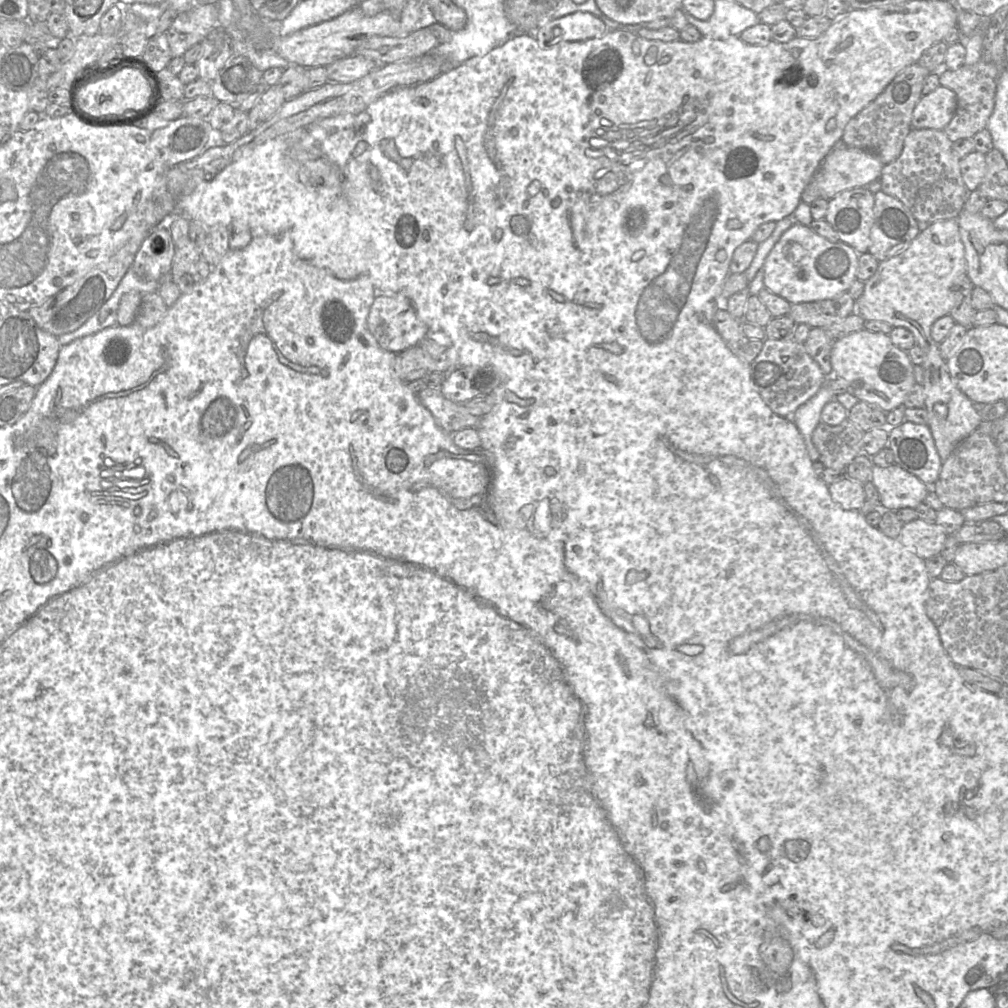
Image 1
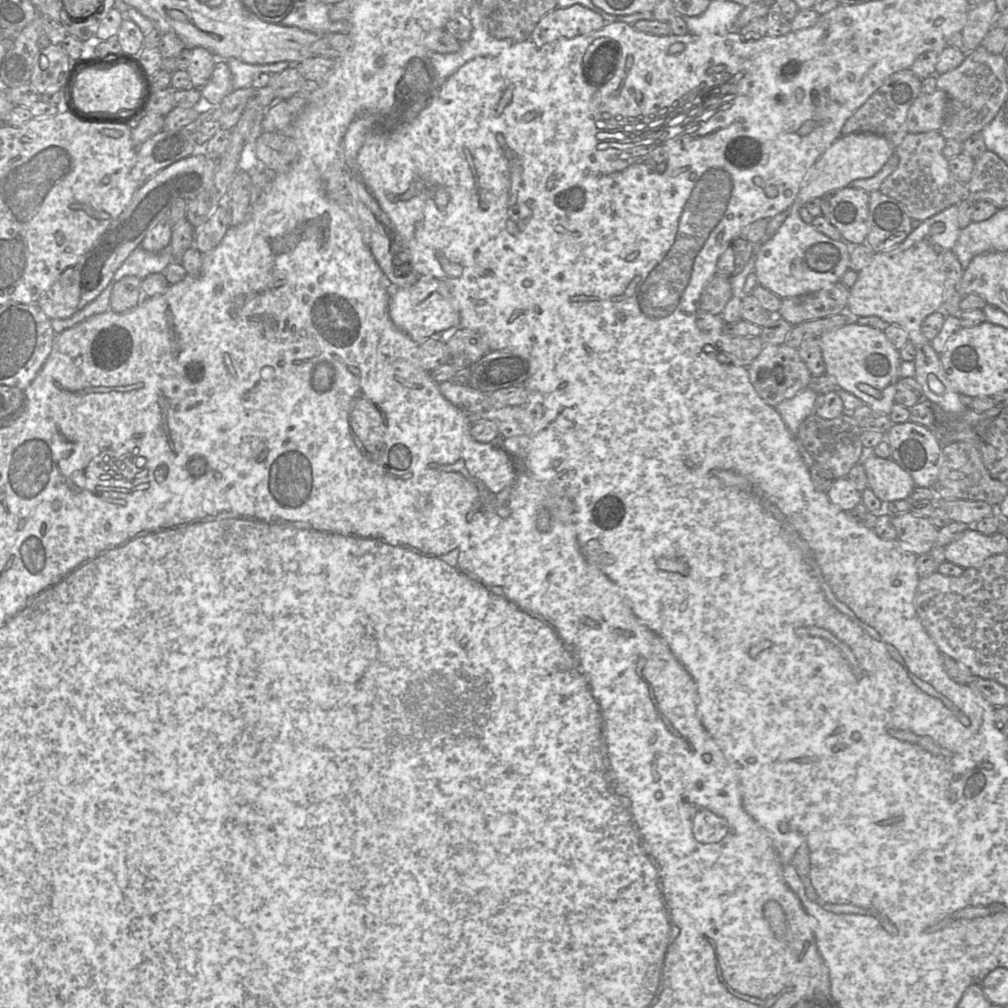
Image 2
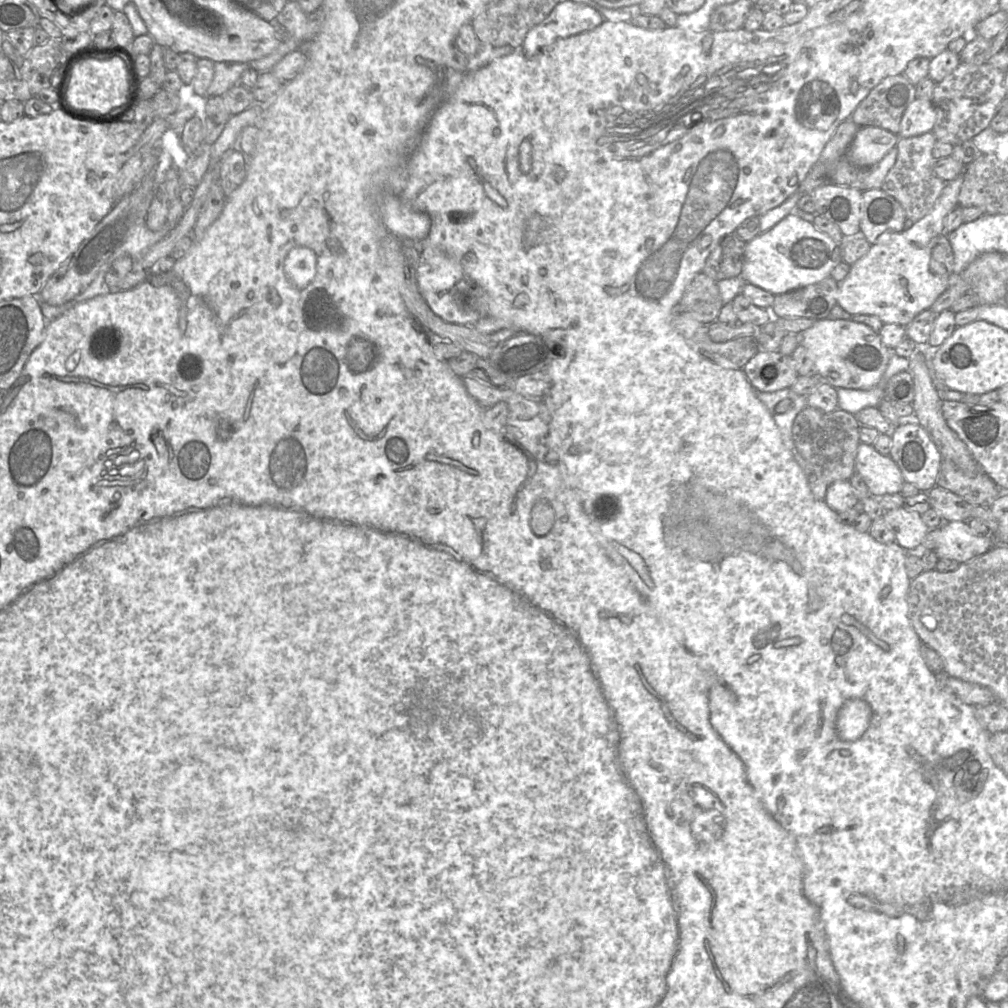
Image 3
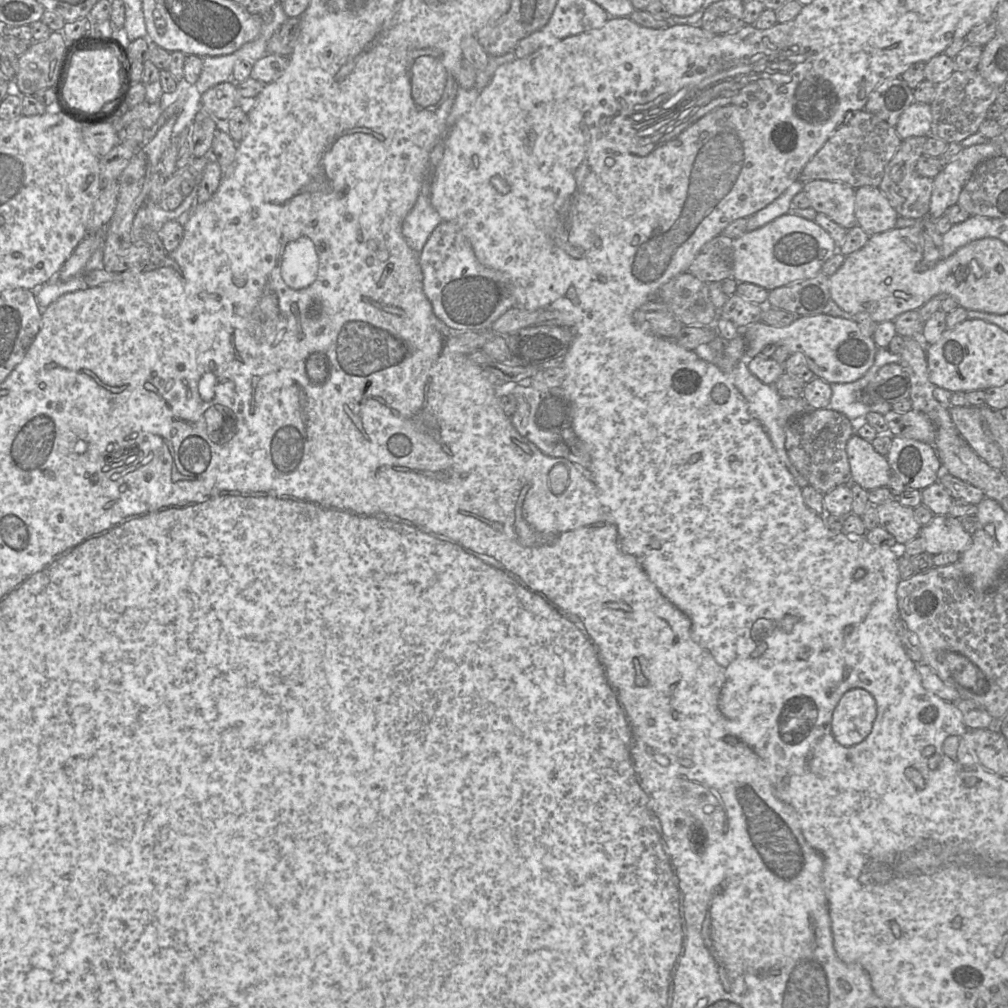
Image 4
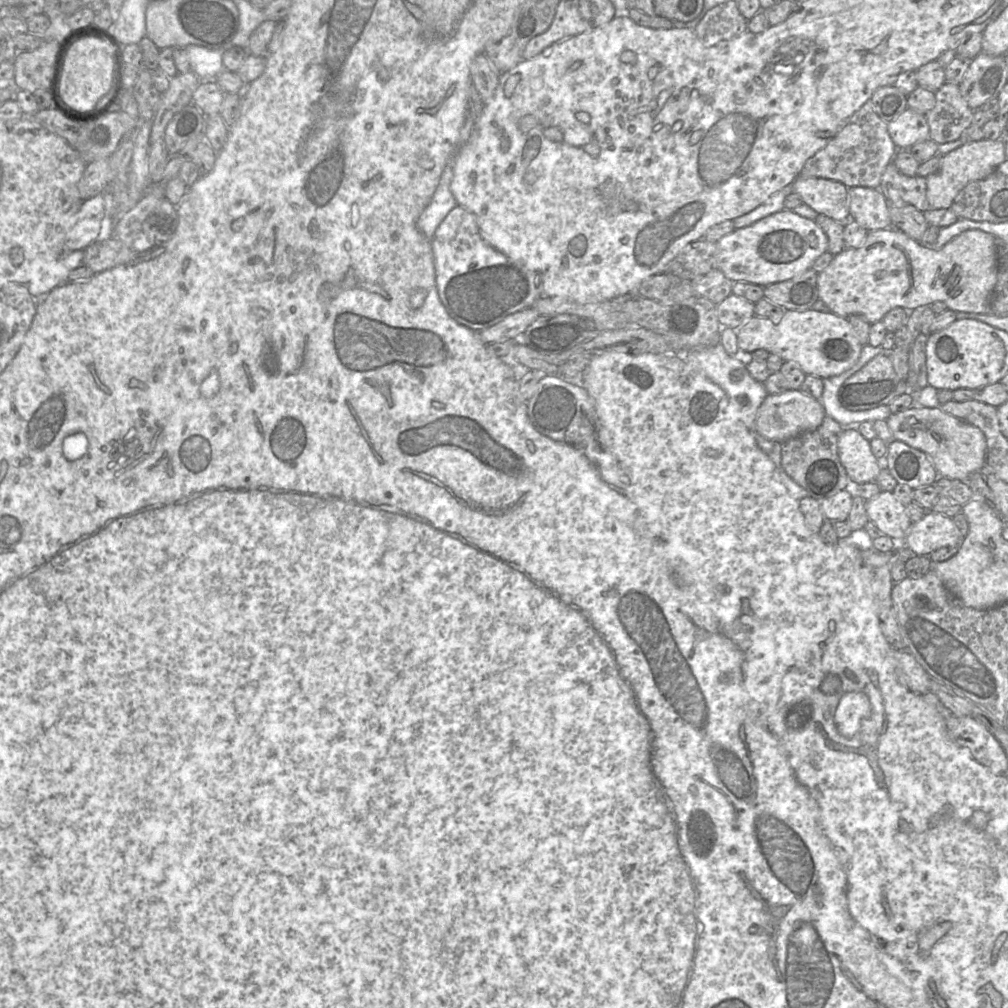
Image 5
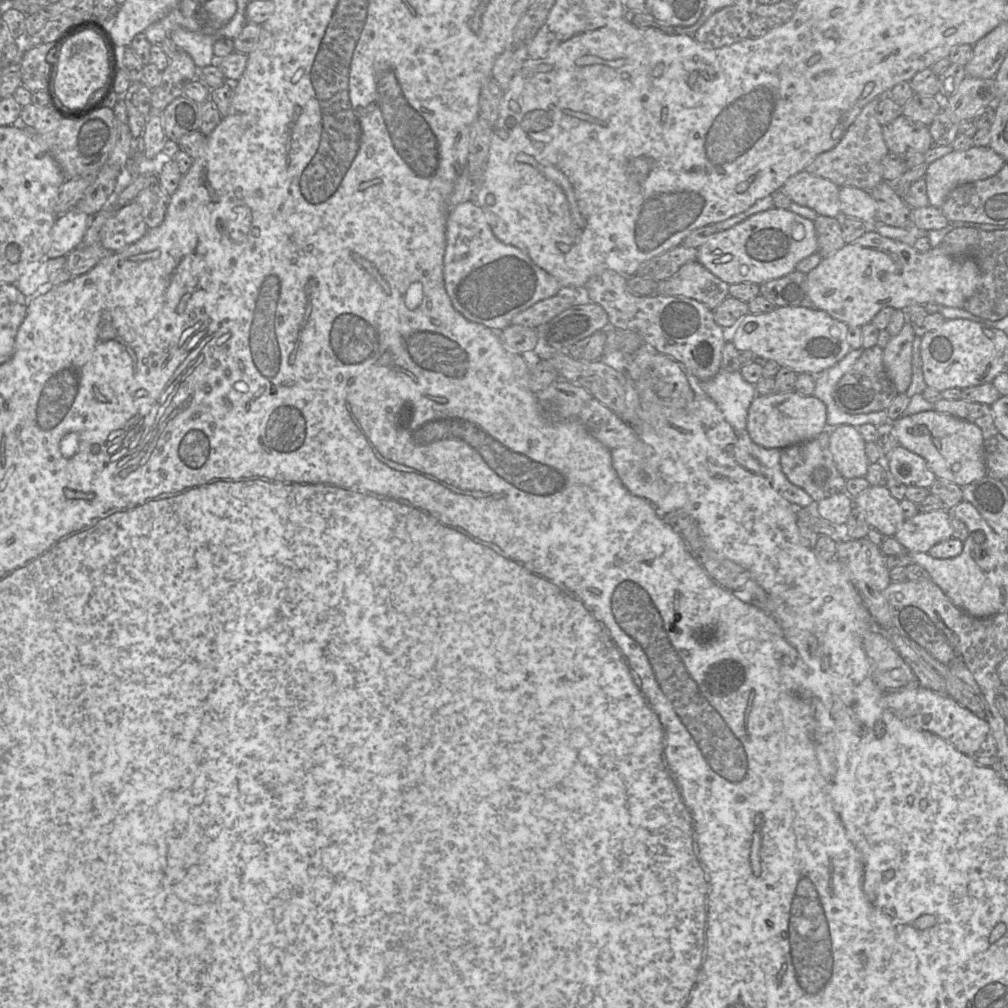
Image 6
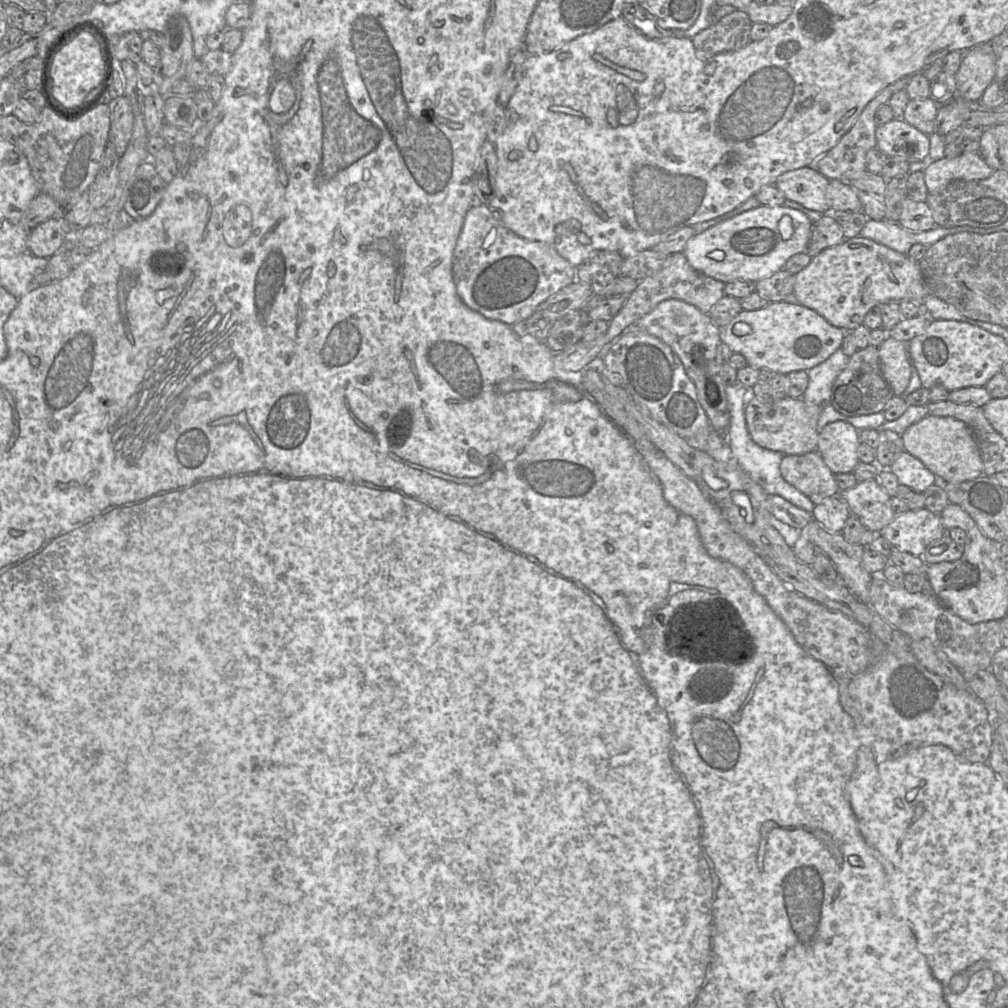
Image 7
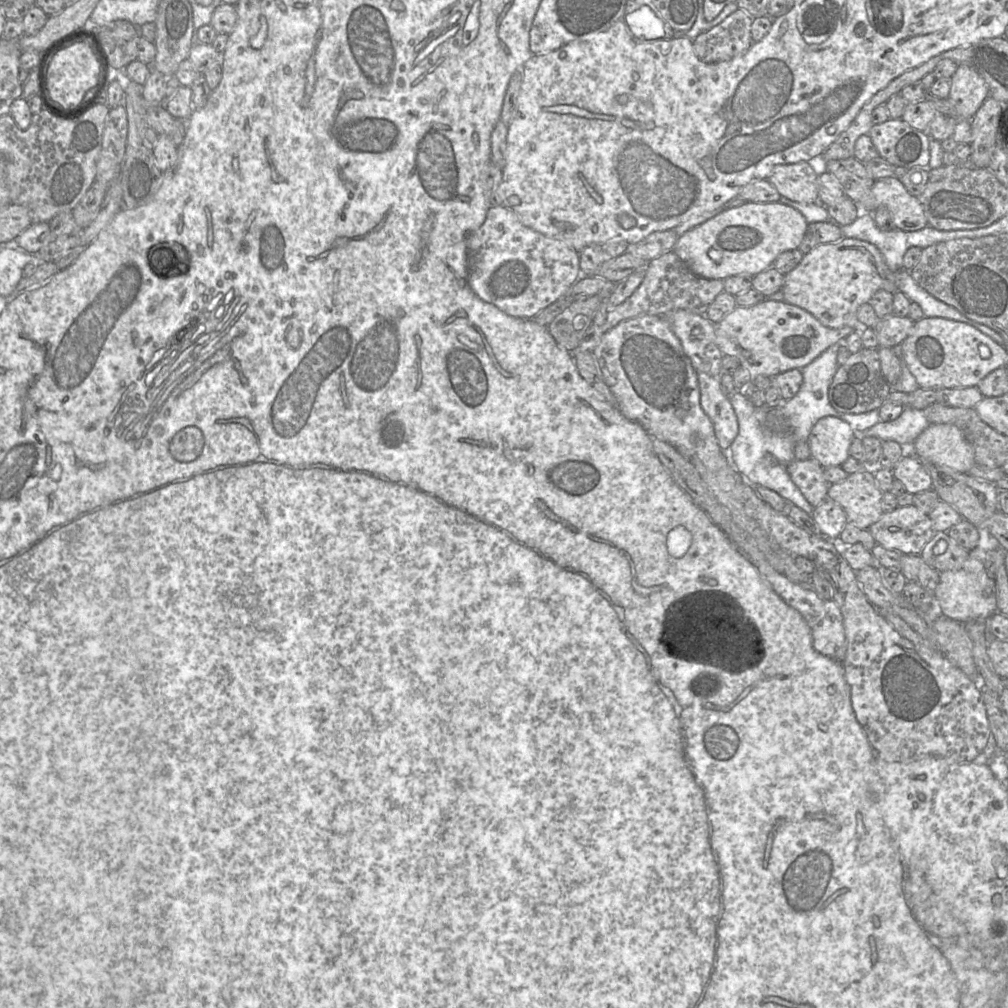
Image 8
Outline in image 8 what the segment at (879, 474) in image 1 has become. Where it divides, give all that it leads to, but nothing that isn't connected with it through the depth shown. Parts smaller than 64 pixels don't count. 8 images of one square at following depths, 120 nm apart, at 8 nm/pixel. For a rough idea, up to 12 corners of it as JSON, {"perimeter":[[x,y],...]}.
{"perimeter":[[826,416],[813,426],[811,457],[823,468],[841,466],[856,432]]}

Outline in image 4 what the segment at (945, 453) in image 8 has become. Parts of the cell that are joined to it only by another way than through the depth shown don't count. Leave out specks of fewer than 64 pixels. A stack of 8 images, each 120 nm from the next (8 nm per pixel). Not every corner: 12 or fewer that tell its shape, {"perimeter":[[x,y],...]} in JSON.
{"perimeter":[[891,410],[884,419],[892,436],[935,441],[935,425],[921,412]]}

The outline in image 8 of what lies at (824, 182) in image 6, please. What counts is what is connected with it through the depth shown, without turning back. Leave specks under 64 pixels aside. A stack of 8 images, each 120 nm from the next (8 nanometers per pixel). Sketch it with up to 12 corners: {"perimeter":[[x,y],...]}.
{"perimeter":[[808,162],[781,164],[767,180],[792,201],[818,202],[818,175]]}

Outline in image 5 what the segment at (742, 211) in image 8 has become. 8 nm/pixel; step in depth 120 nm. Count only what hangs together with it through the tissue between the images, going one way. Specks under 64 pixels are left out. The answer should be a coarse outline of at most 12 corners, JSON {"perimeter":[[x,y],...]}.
{"perimeter":[[783,209],[719,239],[716,269],[765,288],[811,269],[828,237]]}

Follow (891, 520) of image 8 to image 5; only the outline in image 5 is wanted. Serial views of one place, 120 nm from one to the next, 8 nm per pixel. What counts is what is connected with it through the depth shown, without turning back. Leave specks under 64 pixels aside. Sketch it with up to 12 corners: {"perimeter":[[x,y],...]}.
{"perimeter":[[927,511],[903,543],[915,555],[960,547],[951,517]]}

